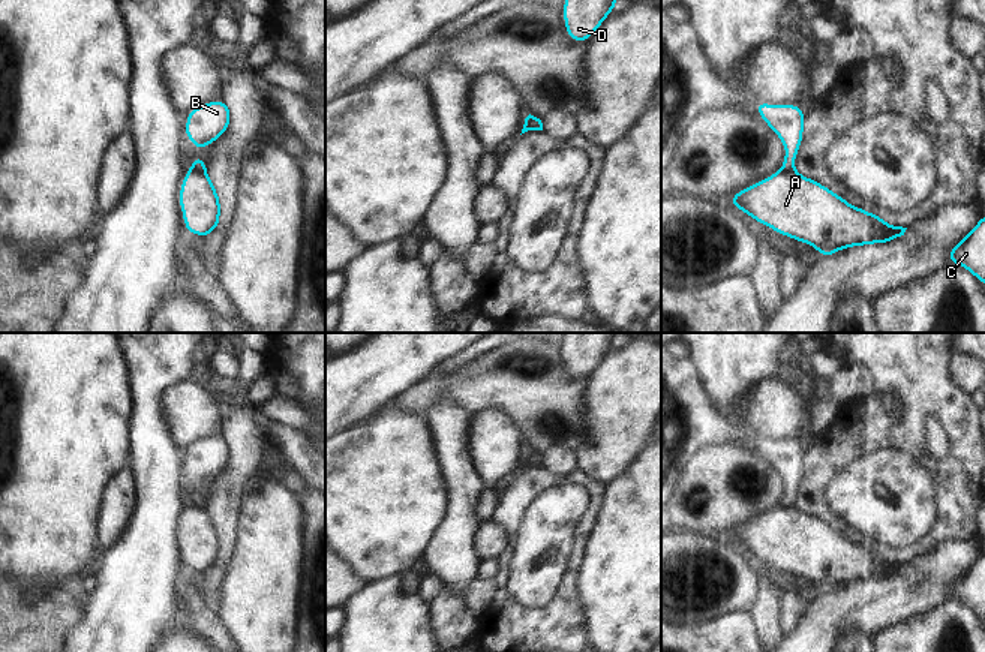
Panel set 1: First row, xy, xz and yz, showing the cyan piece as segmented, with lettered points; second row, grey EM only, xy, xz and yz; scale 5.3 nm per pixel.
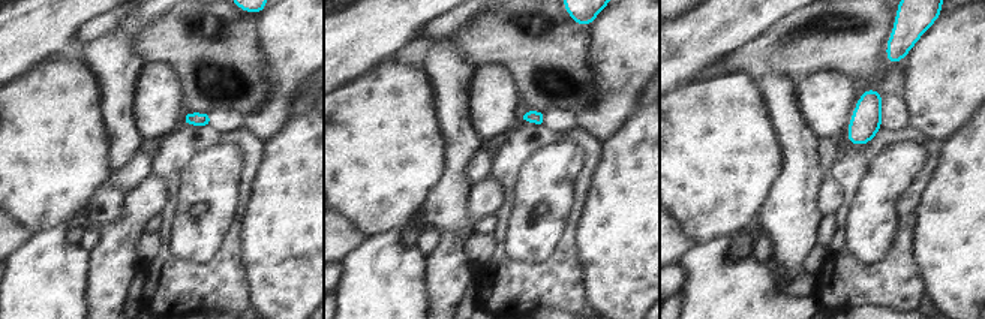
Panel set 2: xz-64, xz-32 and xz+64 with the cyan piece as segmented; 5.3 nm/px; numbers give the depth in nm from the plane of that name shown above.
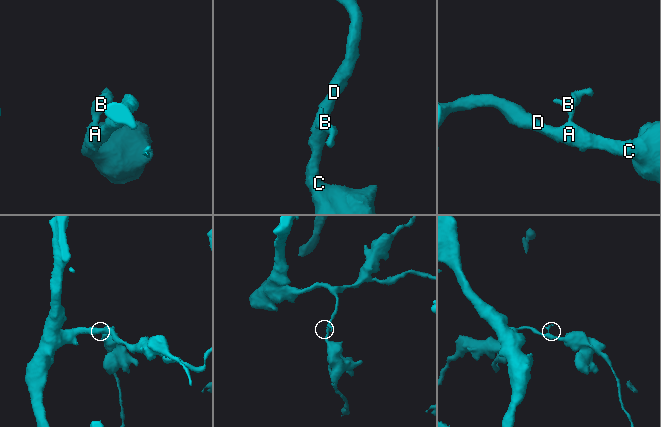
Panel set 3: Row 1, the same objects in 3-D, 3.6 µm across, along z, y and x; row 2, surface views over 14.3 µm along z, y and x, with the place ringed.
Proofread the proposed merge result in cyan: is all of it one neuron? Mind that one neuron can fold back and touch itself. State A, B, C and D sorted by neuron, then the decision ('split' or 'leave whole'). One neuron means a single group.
A C D / B; split

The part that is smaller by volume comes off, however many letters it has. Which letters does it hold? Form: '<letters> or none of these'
B

